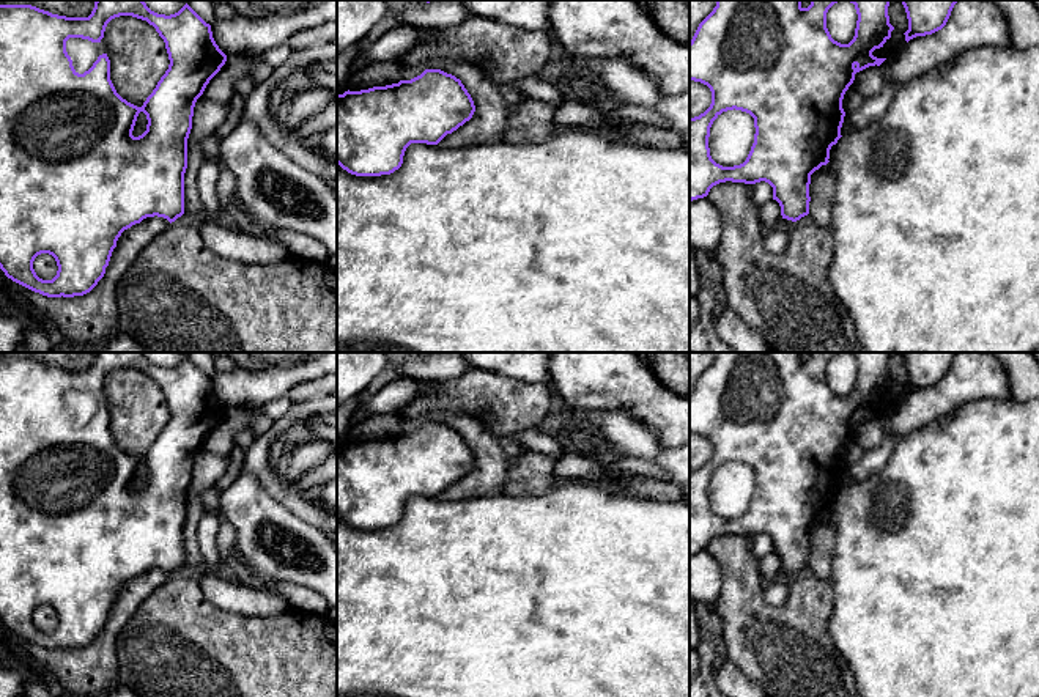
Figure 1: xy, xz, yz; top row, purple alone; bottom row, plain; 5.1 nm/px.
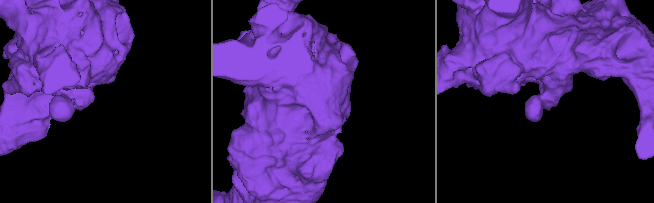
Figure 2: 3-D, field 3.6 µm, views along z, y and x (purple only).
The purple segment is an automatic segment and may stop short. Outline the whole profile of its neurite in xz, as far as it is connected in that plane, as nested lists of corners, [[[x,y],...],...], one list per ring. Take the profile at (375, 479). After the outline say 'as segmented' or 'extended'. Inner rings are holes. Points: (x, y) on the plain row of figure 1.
[[[425,422],[411,433],[337,447],[337,516],[356,529],[390,527],[411,496],[438,497],[472,470],[474,453],[460,431]]] | as segmented

